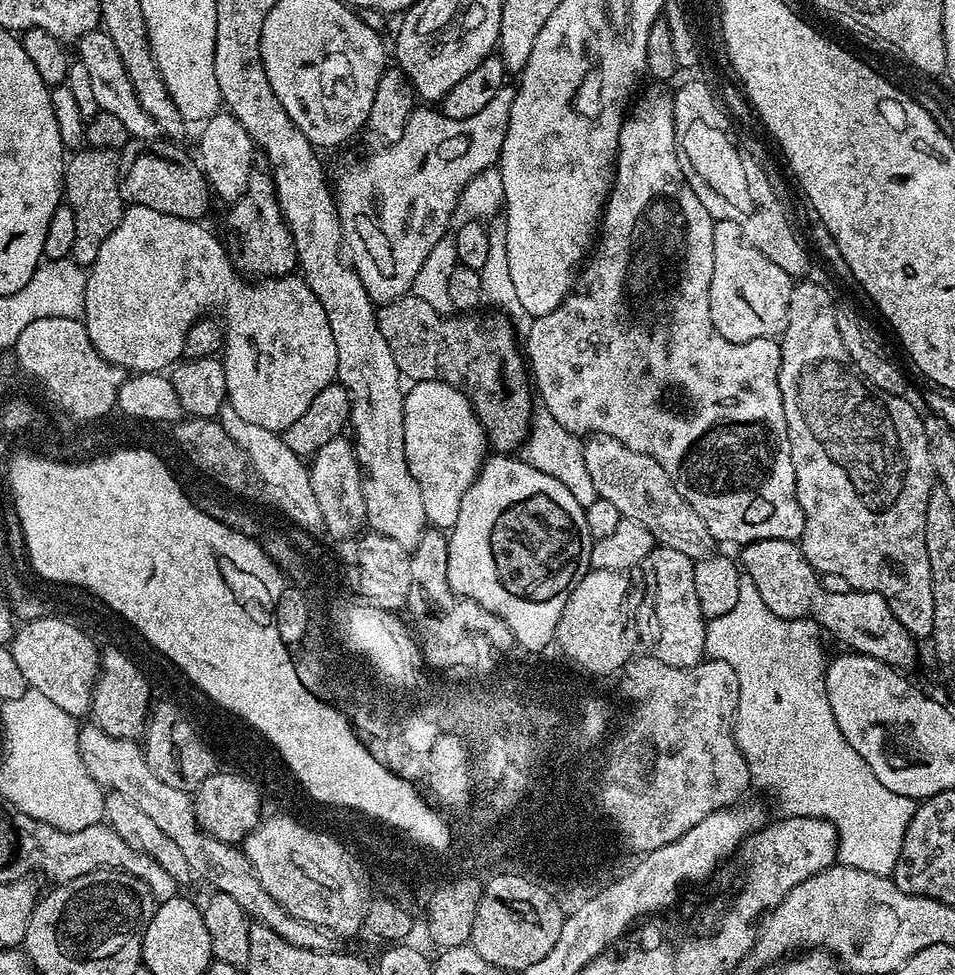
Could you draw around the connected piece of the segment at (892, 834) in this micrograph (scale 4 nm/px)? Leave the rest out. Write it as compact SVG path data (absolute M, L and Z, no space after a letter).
M744 574L740 577L738 602L734 605L734 610L730 610L730 614L722 614L722 618L707 621L704 650L711 659L726 662L726 666L730 666L730 670L734 670L734 675L738 678L738 702L736 703L732 733L742 758L746 758L751 787L769 792L776 799L776 804L781 808L781 813L784 816L813 816L830 822L836 831L836 859L839 863L850 866L854 870L866 870L866 874L891 877L902 848L906 826L910 826L910 818L916 813L917 801L912 800L909 796L894 794L894 790L886 790L886 786L882 786L882 782L878 782L878 778L874 778L874 770L870 770L870 766L866 766L866 762L862 762L862 754L858 754L858 750L854 750L854 746L850 746L850 742L846 742L842 730L838 730L838 722L834 722L834 710L830 710L830 698L826 698L826 682L824 681L826 655L824 656L824 644L820 641L820 636L822 637L822 629L812 620L807 618L787 620L774 614L770 610L770 606L766 606L766 602L762 602L762 594L758 594L754 582L750 582L748 575Z

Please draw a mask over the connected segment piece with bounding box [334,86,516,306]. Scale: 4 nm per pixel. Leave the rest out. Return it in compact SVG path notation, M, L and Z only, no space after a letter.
M512 86L498 90L498 94L490 98L486 110L478 110L478 114L470 118L446 118L443 111L432 109L435 107L417 107L410 114L406 130L397 140L384 146L381 152L366 157L361 164L342 169L336 184L334 180L342 248L373 305L393 304L411 293L414 278L418 270L422 270L422 262L426 262L426 256L434 250L436 243L445 239L447 232L444 231L448 223L453 223L464 187L499 161L510 126L515 94L516 88Z

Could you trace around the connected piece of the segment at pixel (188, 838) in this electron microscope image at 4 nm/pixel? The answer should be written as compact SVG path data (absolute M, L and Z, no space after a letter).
M88 722L88 725L80 728L80 757L86 770L101 788L130 798L157 823L158 830L162 830L166 838L174 838L178 850L186 854L188 871L193 877L201 876L209 884L209 889L230 894L230 898L234 898L234 902L238 902L238 906L242 906L242 910L255 923L270 926L270 930L274 930L278 938L299 948L313 948L319 952L329 947L329 933L299 920L281 904L274 902L270 894L266 894L243 847L222 842L201 829L196 820L193 797L185 789L166 786L166 782L162 782L162 778L158 778L154 770L150 770L144 757L144 749L139 748L135 740L119 740L97 728L95 723Z

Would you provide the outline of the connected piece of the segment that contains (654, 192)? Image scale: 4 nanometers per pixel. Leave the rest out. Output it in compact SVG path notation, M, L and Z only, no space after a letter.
M660 86L652 87L656 88L645 87L639 93L640 101L638 96L620 131L620 148L616 151L612 191L608 193L608 203L604 205L598 243L590 259L583 265L571 292L561 304L550 310L550 314L535 317L529 323L532 325L528 328L526 360L530 365L530 376L534 381L539 403L540 400L544 403L541 404L543 411L549 412L554 422L558 422L558 426L562 426L573 436L609 436L624 443L630 450L656 459L658 465L669 474L674 489L678 490L678 494L702 518L716 542L721 545L743 546L759 540L799 541L804 533L804 515L796 497L794 462L790 458L790 438L786 430L786 410L782 410L782 390L778 390L780 345L773 338L758 338L735 344L722 338L722 334L714 330L714 322L710 318L710 278L714 274L714 216L710 208L700 201L701 193L691 183L688 185L684 181L685 169L682 167L682 157L676 142L673 93L663 92L660 89L663 87Z

